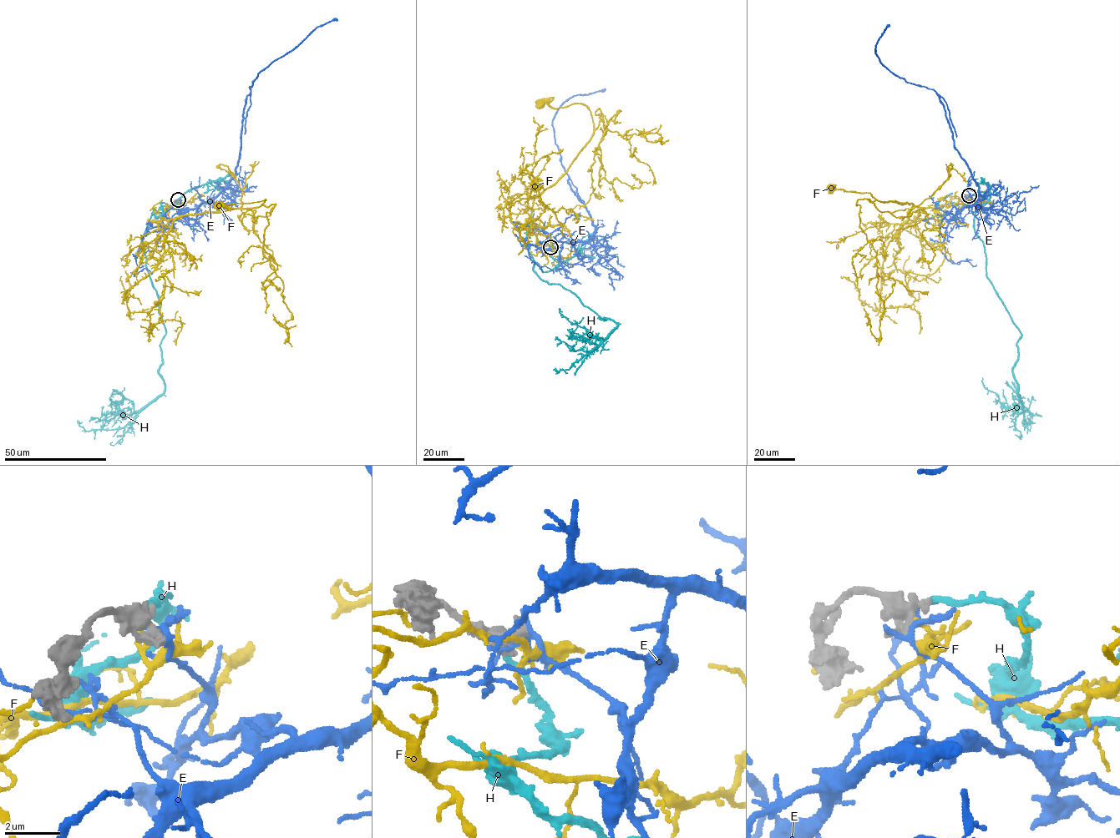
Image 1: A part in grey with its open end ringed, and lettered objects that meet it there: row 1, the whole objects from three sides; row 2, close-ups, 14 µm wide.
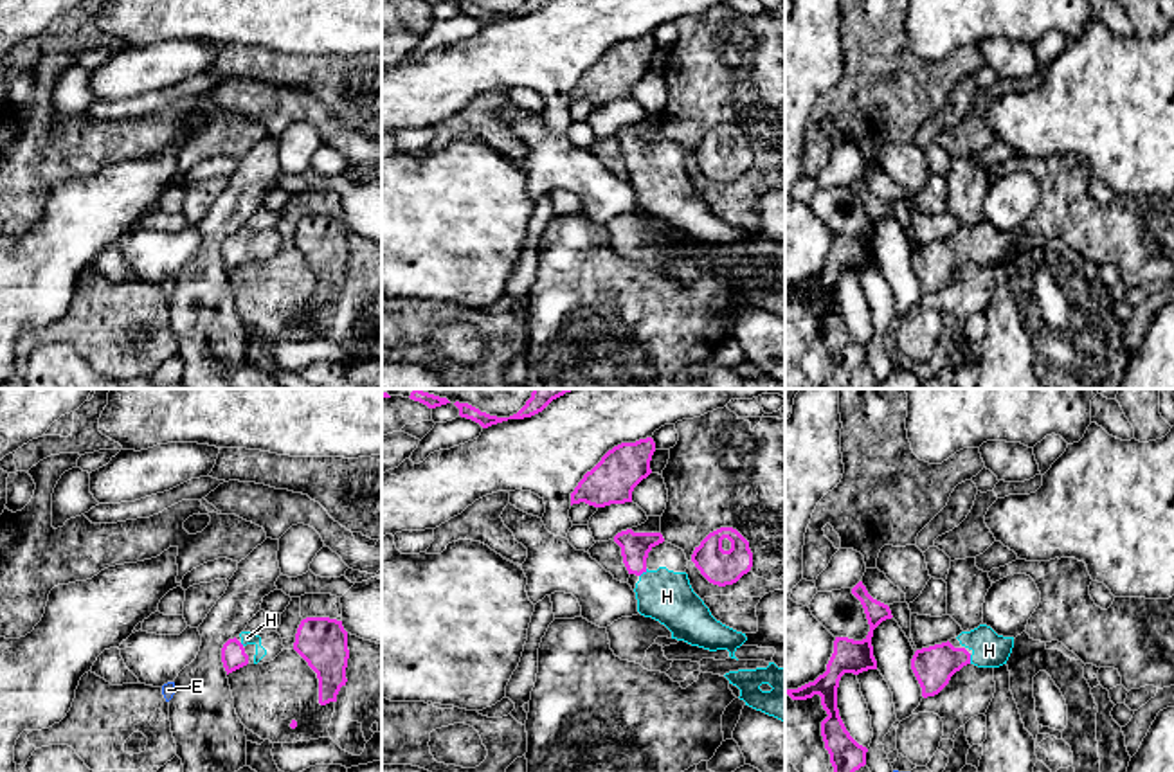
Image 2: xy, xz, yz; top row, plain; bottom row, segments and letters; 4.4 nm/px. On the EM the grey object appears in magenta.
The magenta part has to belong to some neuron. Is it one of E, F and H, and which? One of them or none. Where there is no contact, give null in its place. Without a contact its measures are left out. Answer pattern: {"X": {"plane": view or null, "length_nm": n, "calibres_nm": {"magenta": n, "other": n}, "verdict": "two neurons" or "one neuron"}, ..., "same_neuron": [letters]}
{"E": {"plane": null, "verdict": "two neurons"}, "F": {"plane": null, "verdict": "two neurons"}, "H": {"plane": "xz", "length_nm": 50, "calibres_nm": {"magenta": 130, "other": 240}, "verdict": "one neuron"}, "same_neuron": ["H"]}

